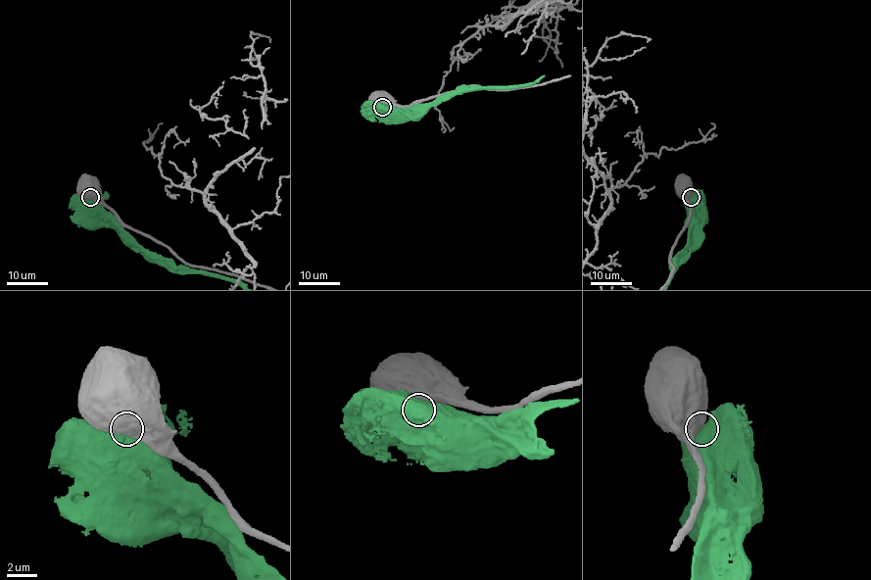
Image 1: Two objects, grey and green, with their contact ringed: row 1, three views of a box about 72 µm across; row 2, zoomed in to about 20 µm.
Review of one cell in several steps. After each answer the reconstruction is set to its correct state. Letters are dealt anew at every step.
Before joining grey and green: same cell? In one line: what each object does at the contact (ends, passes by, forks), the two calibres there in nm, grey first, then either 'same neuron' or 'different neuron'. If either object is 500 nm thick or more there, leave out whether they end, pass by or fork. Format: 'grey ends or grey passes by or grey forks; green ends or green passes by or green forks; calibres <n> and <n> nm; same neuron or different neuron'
calibres 1000 and 1000 nm; different neuron

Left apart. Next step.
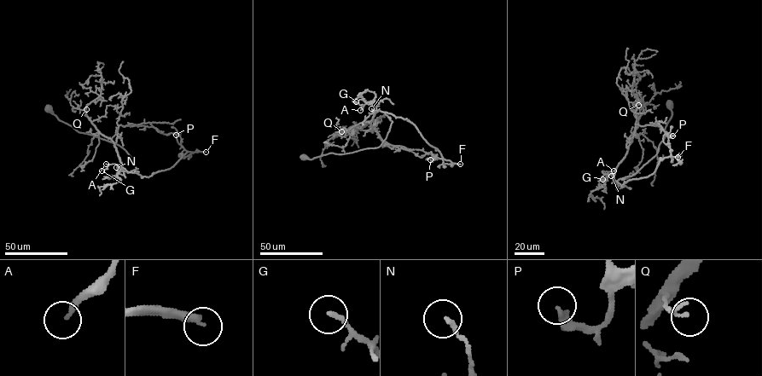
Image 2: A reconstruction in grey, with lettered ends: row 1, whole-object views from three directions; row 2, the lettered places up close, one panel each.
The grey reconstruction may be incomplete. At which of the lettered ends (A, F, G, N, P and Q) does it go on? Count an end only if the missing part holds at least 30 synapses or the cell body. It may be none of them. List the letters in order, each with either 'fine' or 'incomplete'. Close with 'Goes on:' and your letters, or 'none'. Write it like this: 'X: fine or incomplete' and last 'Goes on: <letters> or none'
A: incomplete
F: incomplete
G: incomplete
N: fine
P: fine
Q: fine
Goes on: A, F, G

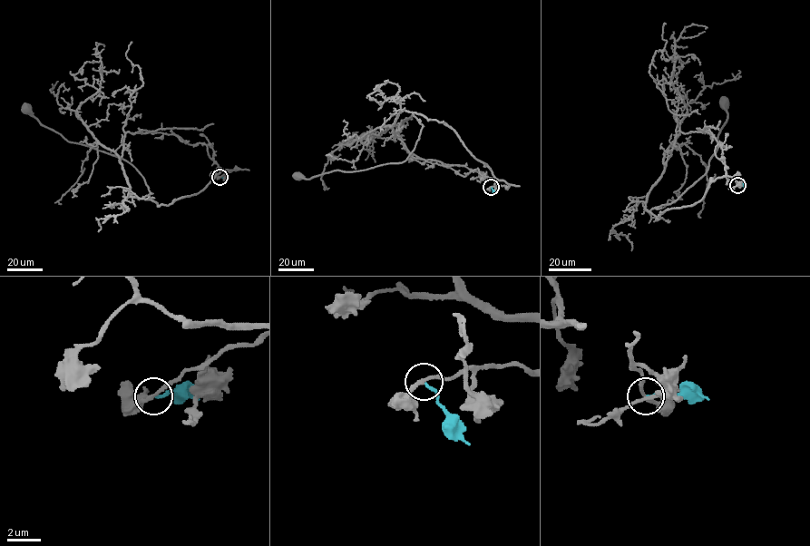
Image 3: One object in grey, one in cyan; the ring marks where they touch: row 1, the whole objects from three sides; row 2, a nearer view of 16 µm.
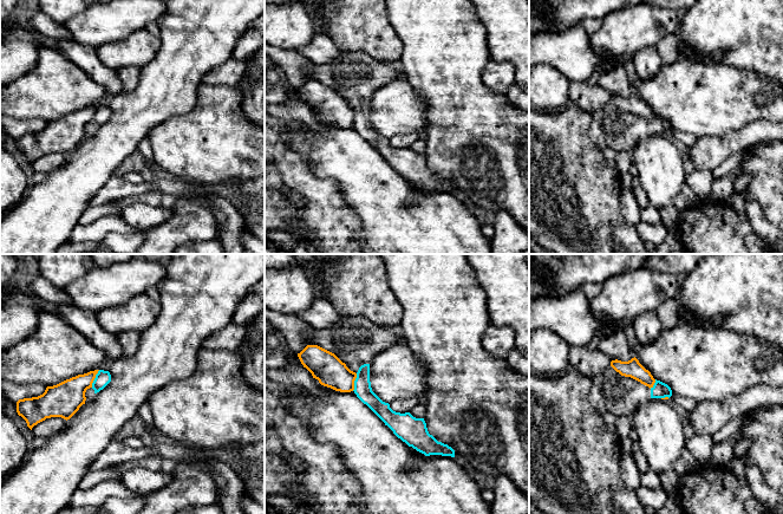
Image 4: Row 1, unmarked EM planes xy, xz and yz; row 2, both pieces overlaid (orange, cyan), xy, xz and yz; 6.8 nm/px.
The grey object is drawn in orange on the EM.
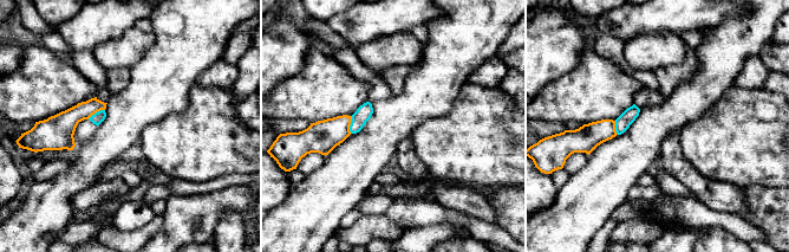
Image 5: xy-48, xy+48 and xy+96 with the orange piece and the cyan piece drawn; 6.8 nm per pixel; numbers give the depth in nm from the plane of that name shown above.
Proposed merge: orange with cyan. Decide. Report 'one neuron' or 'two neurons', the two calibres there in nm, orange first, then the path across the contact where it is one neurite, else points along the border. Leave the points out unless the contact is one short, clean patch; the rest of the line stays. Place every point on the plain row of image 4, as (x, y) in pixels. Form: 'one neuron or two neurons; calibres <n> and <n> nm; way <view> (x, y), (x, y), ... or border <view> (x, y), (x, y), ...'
two neurons; calibres 220 and 100 nm; border xy (99, 105), (91, 122)

